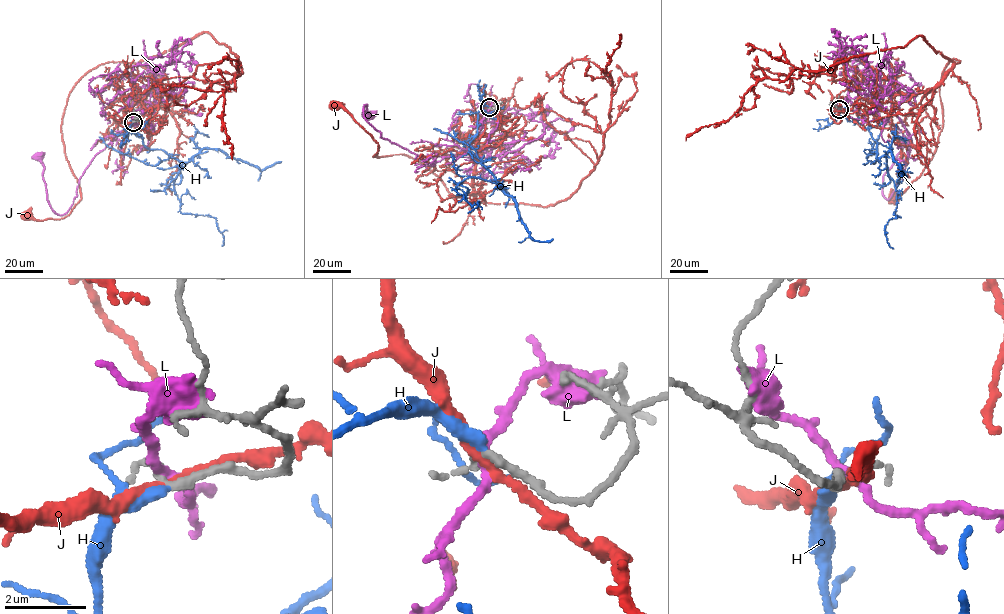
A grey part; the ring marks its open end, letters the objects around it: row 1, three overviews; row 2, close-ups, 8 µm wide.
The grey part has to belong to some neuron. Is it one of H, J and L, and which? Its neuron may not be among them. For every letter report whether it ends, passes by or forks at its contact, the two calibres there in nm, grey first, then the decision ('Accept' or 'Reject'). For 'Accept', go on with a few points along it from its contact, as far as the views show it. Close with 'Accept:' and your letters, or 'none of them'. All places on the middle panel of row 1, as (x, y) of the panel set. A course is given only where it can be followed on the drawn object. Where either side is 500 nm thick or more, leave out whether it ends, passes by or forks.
H: It ends there. Thickness 170 nm (grey) against 300 nm. Accept. Its course: (489, 107), (477, 112), (469, 149), (494, 182), (469, 177), (452, 189), (471, 205), (478, 201), (467, 213)
J: It passes by. Thickness 170 nm (grey) against 200 nm. Reject
L: It passes by. Thickness 150 nm (grey) against 200 nm. Reject
Accept: H

